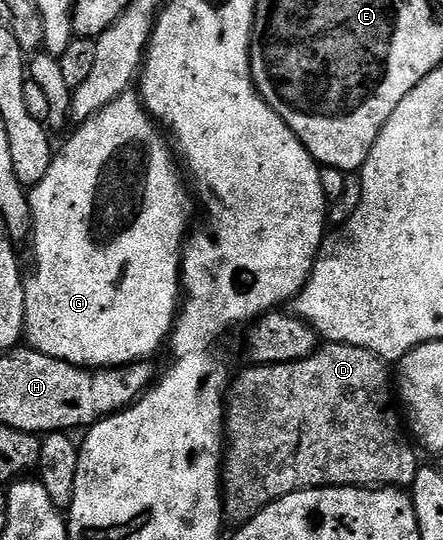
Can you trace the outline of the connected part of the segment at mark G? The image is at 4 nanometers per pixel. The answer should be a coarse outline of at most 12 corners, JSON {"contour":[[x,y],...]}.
{"contour":[[123,93],[33,186],[30,348],[170,338],[192,194]]}

